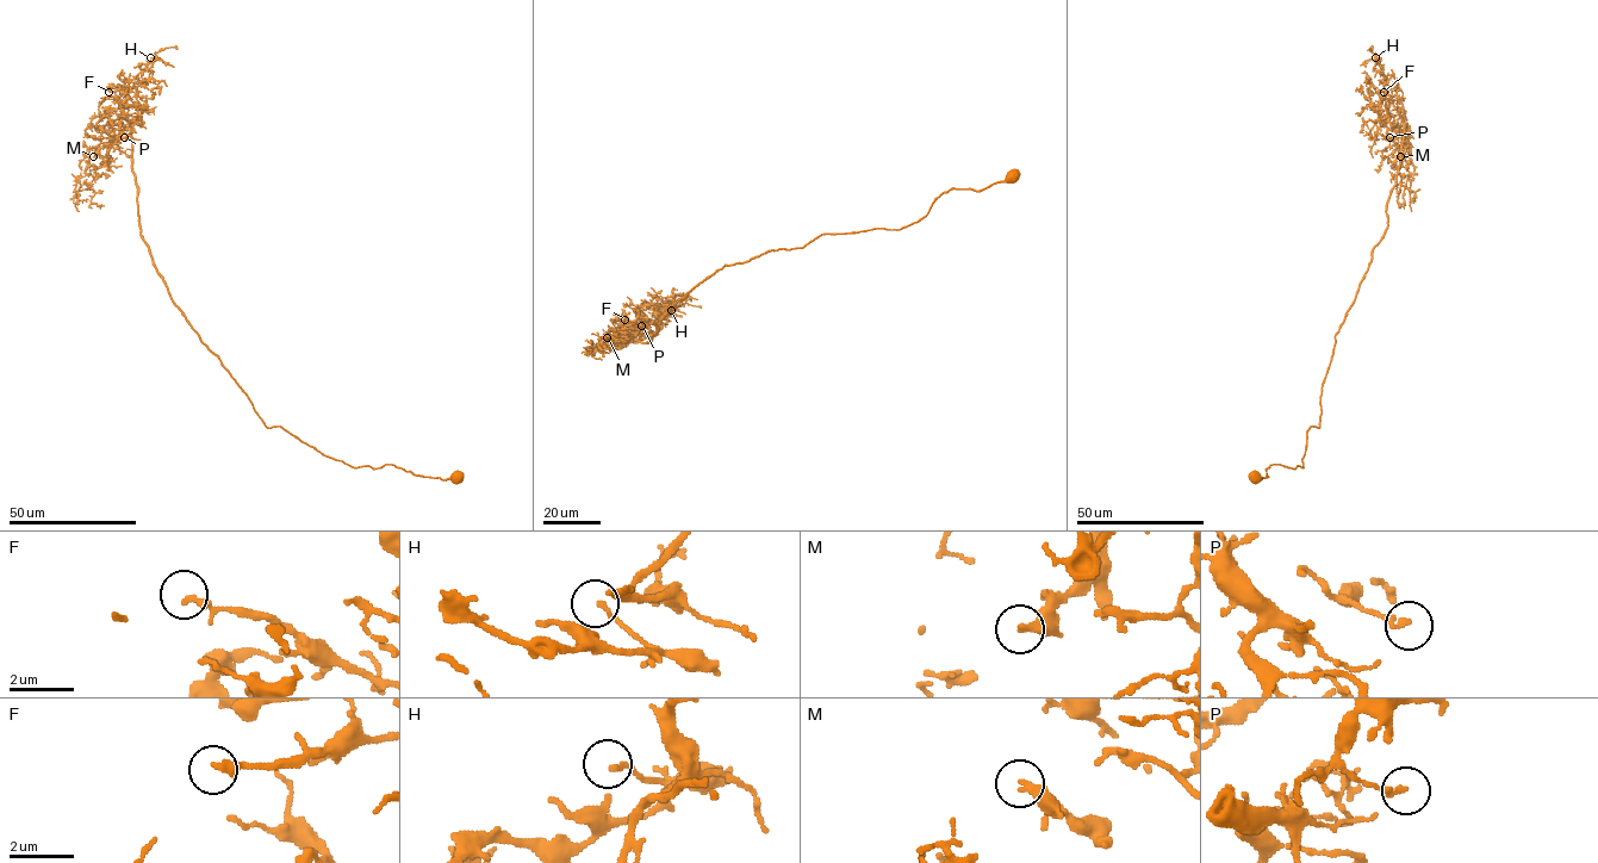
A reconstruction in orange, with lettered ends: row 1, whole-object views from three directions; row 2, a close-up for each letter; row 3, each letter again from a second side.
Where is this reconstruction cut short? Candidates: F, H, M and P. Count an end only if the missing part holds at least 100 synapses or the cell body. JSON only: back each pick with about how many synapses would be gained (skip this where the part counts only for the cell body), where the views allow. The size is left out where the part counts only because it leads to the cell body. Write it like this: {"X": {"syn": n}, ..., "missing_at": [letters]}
{"missing_at": []}

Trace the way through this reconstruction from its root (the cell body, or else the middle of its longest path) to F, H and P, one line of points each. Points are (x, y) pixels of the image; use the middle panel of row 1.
F: (1012, 177), (944, 192), (899, 229), (822, 234), (725, 265), (647, 342), (639, 340), (647, 328), (625, 320)
H: (1012, 177), (944, 192), (899, 229), (822, 234), (725, 265), (639, 340), (671, 310)
P: (1012, 177), (944, 192), (899, 229), (822, 234), (725, 265), (650, 341), (661, 326), (641, 326)

